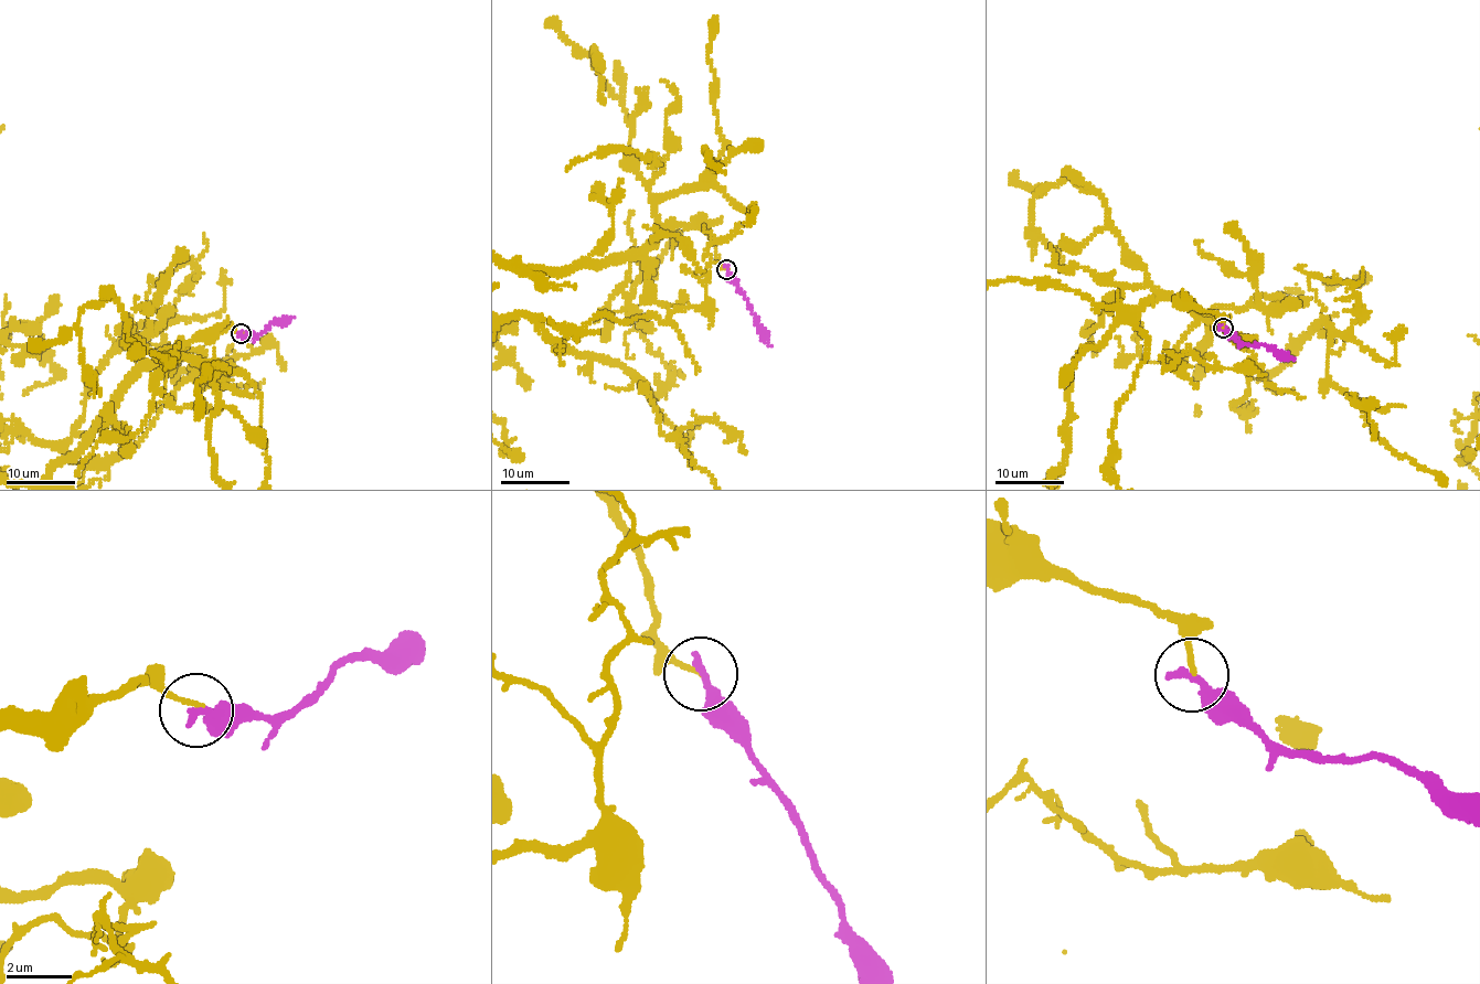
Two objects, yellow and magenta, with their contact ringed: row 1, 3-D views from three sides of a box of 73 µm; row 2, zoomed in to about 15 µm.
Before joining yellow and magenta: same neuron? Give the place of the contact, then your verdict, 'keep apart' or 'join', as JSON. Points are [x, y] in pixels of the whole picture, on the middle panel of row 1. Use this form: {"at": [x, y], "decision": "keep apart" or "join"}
{"at": [726, 269], "decision": "keep apart"}

